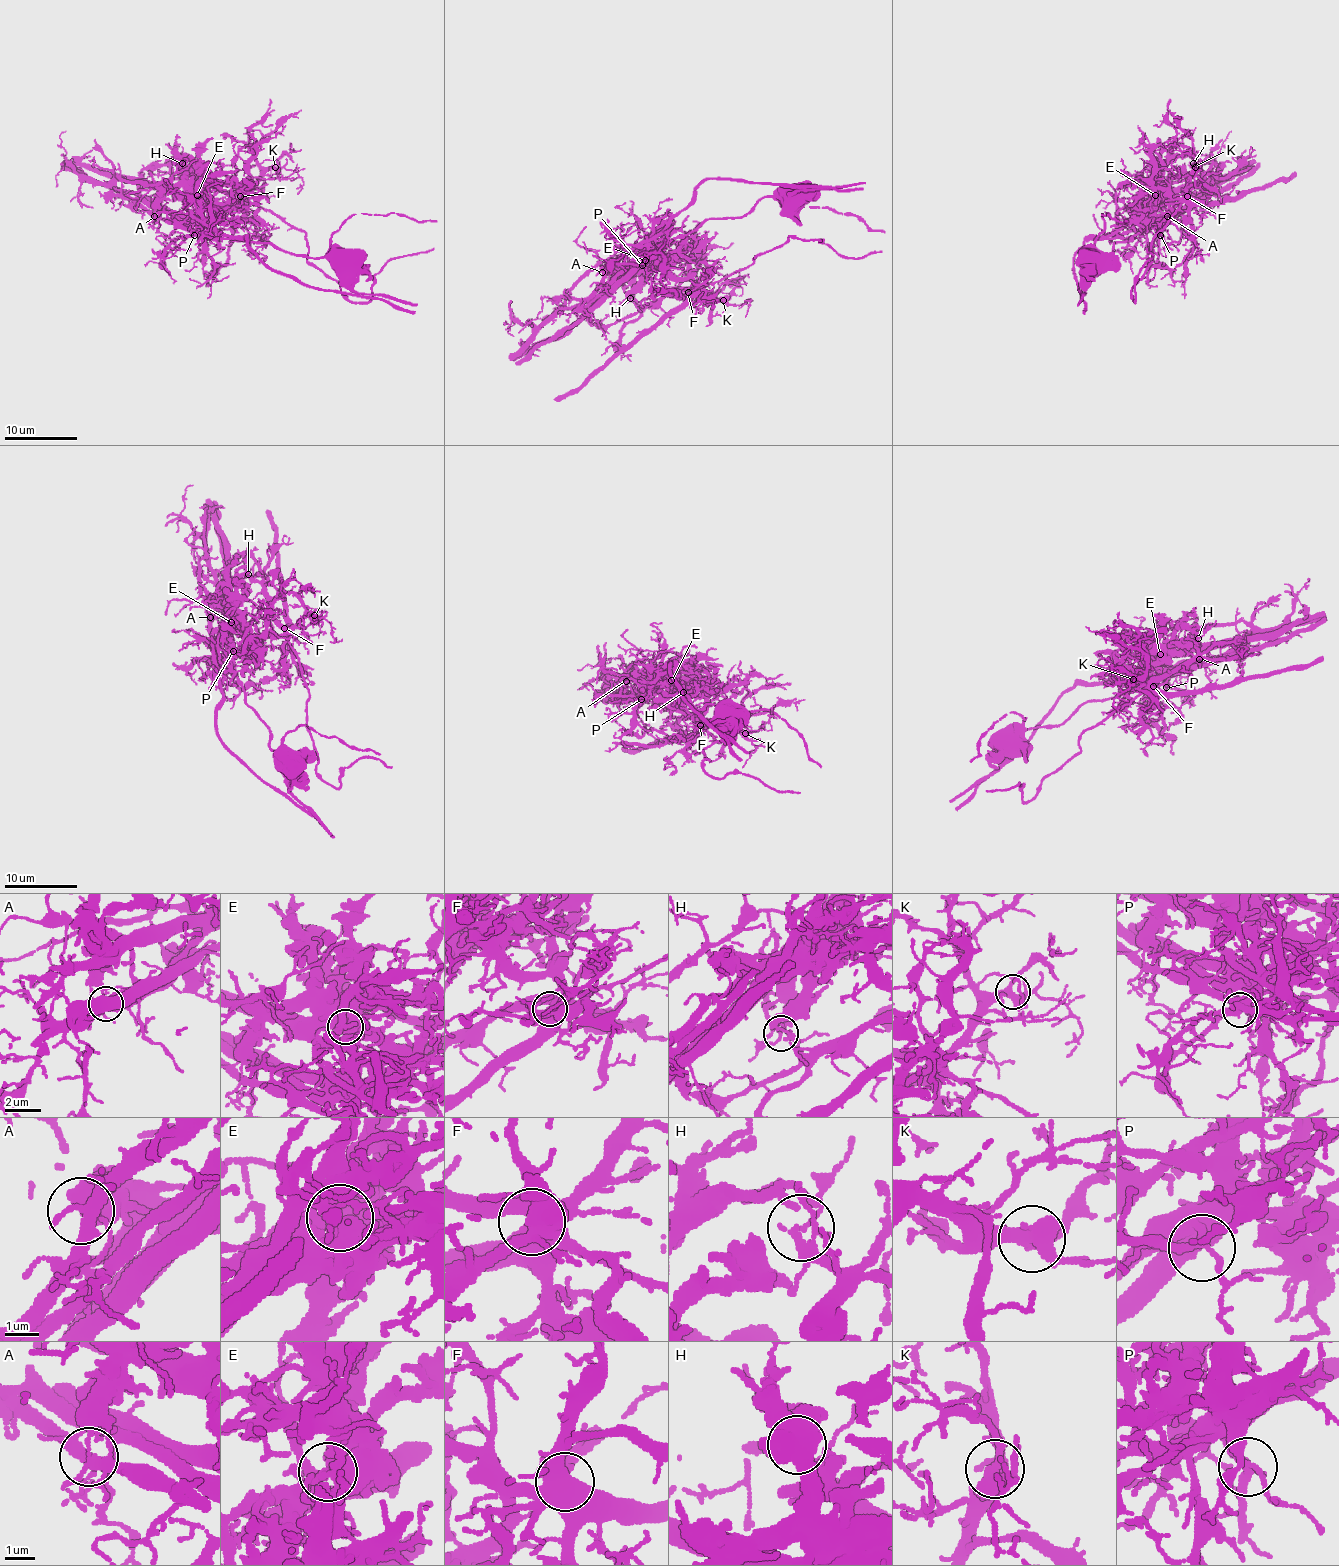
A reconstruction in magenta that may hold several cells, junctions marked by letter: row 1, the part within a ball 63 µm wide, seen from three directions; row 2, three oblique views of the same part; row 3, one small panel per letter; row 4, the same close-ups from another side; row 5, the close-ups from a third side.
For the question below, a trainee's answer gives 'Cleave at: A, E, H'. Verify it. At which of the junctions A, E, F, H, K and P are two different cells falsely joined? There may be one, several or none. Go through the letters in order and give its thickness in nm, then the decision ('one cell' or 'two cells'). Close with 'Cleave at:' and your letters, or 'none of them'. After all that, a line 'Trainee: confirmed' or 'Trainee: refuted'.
A: 320 nm | two cells
E: 400 nm | two cells
F: 550 nm | one cell
H: 180 nm | two cells
K: 400 nm | one cell
P: 190 nm | one cell
Cleave at: A, E, H
Trainee: confirmed

